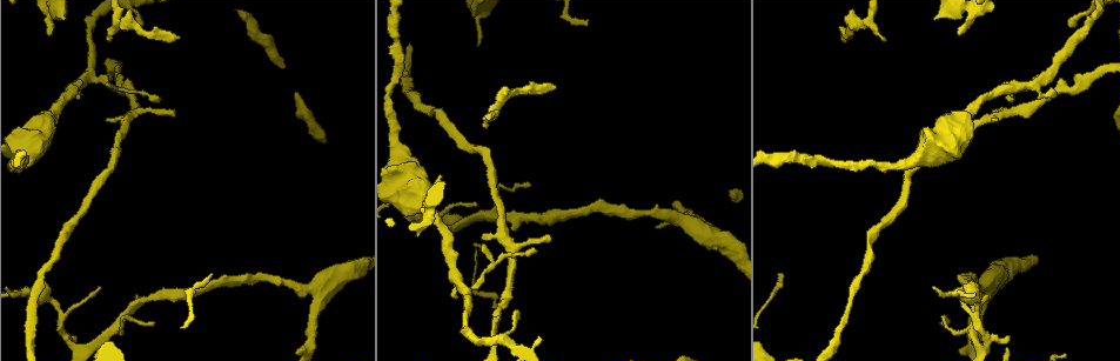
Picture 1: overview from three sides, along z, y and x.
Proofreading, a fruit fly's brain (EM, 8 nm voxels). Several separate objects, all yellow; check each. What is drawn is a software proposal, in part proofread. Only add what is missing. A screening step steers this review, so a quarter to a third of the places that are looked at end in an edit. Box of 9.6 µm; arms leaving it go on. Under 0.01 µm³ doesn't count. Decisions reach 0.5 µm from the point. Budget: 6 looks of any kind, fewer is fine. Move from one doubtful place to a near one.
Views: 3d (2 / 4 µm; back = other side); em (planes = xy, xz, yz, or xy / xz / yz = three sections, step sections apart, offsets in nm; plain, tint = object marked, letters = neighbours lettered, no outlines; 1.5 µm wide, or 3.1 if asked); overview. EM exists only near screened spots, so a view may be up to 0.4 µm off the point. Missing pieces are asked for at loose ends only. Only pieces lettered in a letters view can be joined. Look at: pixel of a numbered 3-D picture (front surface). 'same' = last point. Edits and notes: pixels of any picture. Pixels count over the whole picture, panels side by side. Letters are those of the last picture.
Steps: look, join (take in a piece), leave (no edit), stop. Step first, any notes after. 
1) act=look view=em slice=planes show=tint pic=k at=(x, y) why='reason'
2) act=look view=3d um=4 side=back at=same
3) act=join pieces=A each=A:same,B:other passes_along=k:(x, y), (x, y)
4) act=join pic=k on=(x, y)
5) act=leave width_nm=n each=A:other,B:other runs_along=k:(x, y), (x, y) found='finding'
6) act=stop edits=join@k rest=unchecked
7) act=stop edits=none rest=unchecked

act=look view=em slice=xy step=4 show=tint pic=1 at=(548, 236) why='an open end'

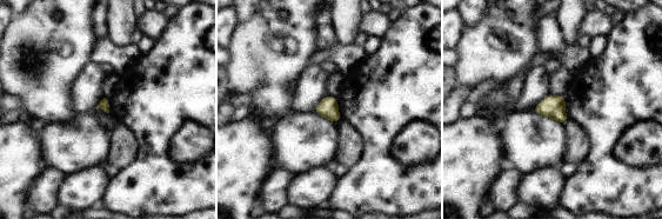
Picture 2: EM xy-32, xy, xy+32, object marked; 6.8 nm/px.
act=look view=em slice=planes show=letters at=same why='another direction'

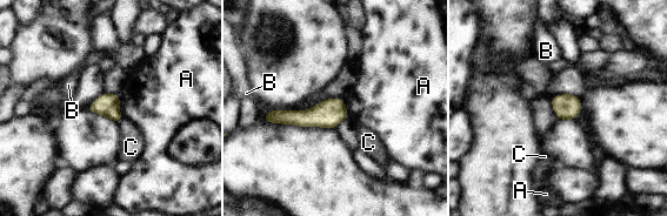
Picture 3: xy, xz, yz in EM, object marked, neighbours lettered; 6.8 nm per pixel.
act=leave width_nm=160 each=A:other,B:other,C:other runs_along=3:(345, 114), (267, 117) found='no lettered piece goes on from it'

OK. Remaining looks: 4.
act=look view=3d um=4 pic=1 at=(1070, 25) why='tapers out'

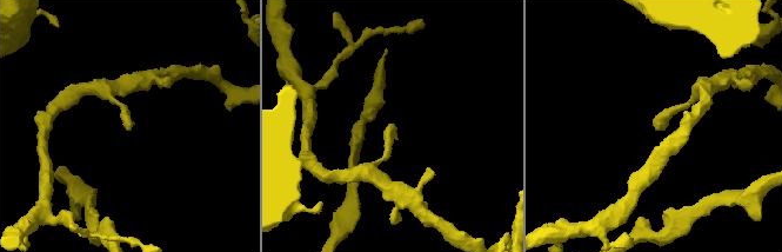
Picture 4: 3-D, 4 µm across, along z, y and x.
act=look view=em slice=planes show=tint pic=4 at=(656, 125)

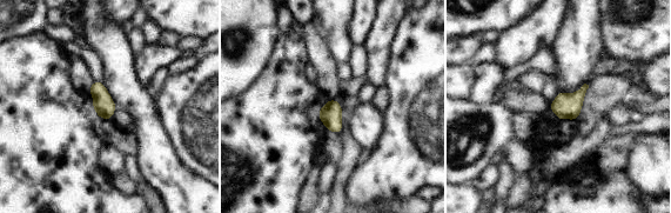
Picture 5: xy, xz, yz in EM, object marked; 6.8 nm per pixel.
act=look view=em slice=planes show=letters at=same

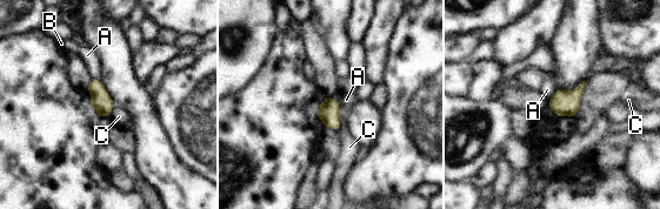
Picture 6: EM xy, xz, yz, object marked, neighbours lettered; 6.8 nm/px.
act=leave each=A:other,B:other,C:other found='none of them fits'

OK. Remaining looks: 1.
act=stop edits=none rest=unchecked

